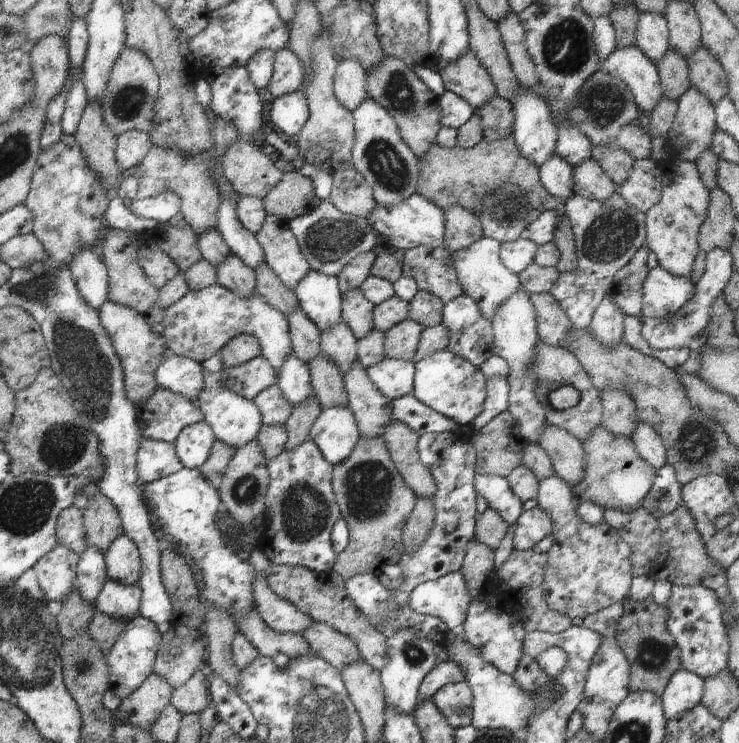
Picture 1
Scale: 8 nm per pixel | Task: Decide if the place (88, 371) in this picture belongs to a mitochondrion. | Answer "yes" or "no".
yes

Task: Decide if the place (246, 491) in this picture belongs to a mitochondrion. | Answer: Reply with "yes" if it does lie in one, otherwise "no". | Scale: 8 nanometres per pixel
yes

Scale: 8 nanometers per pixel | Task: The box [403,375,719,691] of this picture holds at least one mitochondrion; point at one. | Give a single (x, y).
(652, 655)

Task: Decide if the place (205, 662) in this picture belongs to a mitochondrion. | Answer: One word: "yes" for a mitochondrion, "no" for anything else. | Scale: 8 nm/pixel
no

